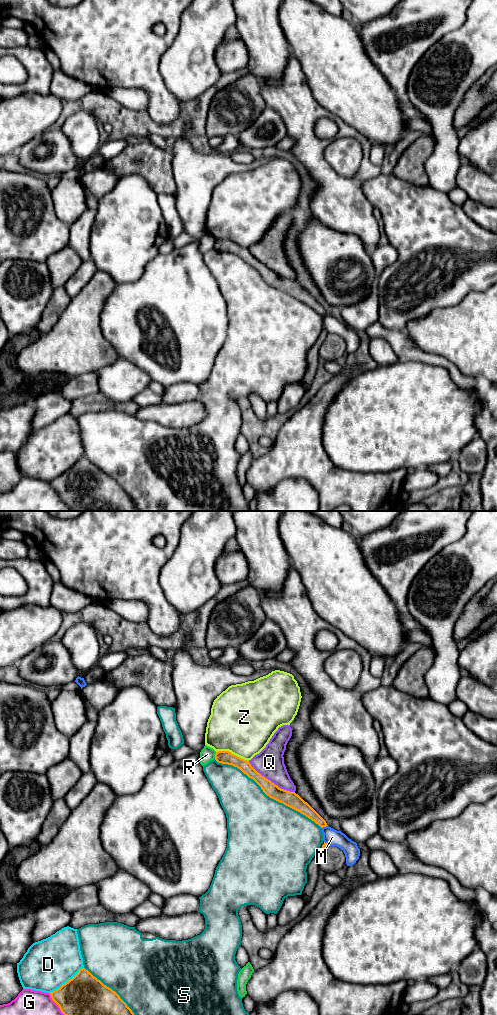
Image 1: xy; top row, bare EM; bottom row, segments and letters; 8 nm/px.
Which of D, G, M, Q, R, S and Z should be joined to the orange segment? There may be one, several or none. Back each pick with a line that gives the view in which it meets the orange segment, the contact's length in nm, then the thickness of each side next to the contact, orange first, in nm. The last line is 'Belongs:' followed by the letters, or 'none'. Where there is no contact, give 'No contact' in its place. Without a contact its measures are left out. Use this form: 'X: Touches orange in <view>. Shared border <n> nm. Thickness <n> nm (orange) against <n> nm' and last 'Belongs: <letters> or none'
Q: Touches orange in xy. Shared border 460 nm. Thickness 120 nm (orange) against 220 nm
Belongs: Q

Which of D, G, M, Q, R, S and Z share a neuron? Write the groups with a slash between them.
D / G / M / Q / R / S / Z

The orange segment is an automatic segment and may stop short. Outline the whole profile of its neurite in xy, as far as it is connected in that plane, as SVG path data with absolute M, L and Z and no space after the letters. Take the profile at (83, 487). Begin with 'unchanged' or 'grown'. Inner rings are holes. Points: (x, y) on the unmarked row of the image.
unchanged; M85 456L50 483L73 511L139 511L120 484Z

